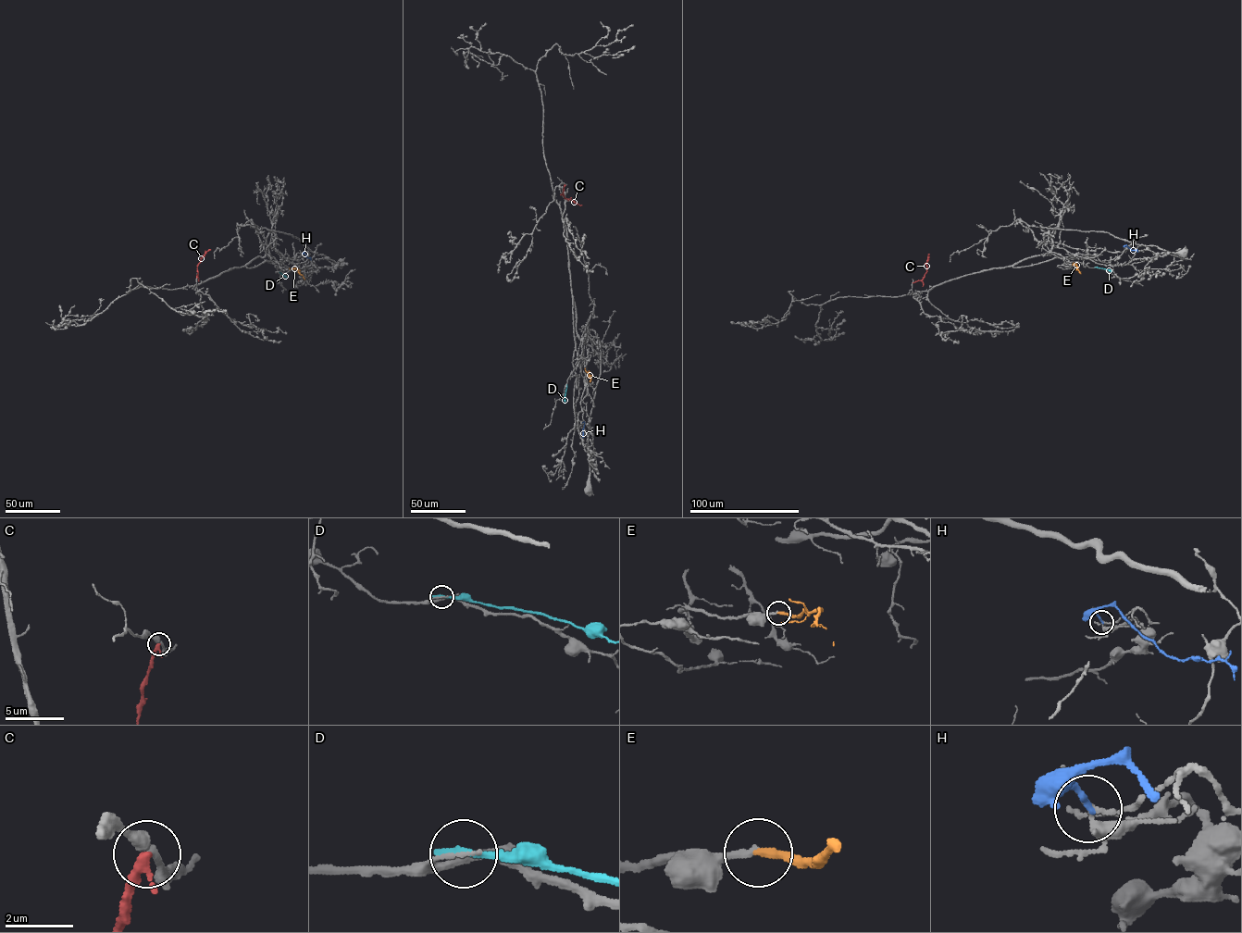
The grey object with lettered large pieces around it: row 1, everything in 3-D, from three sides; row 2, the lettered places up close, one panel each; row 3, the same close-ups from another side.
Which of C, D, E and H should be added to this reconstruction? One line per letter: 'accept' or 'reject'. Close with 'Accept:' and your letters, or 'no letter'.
C: reject
D: reject
E: accept
H: reject
Accept: E

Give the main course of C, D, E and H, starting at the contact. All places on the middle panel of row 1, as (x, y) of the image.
C: (565, 184), (565, 198), (581, 205)
D: (566, 385), (565, 404)
E: (585, 368), (589, 382)
H: (582, 422), (582, 437)

